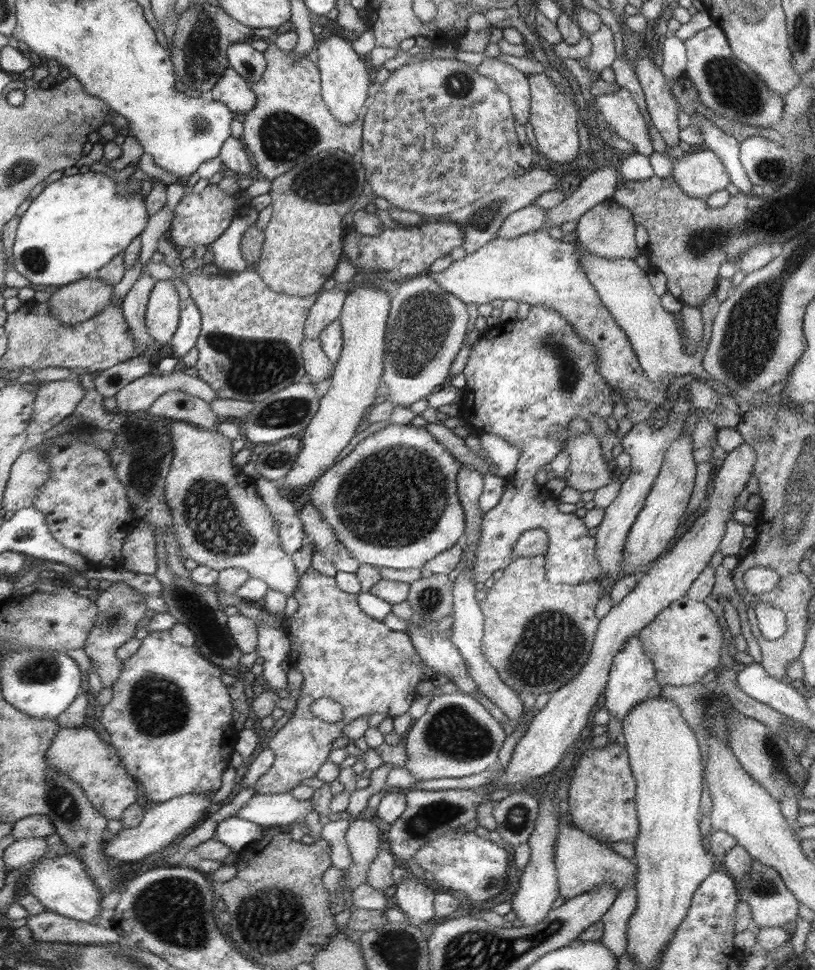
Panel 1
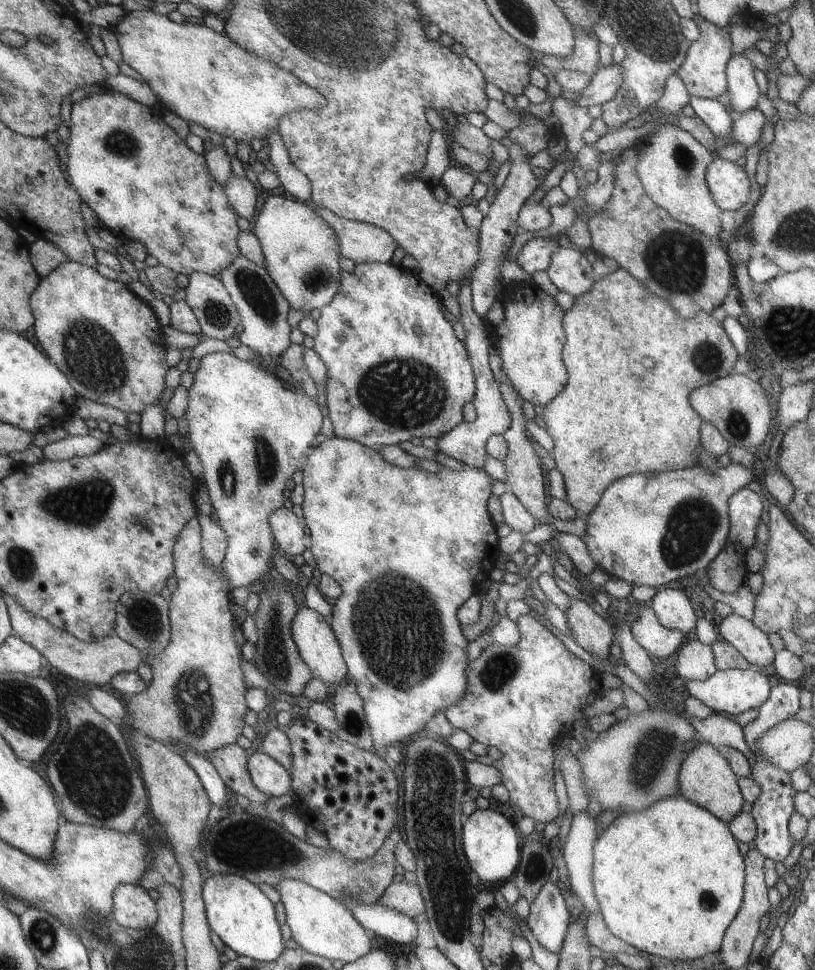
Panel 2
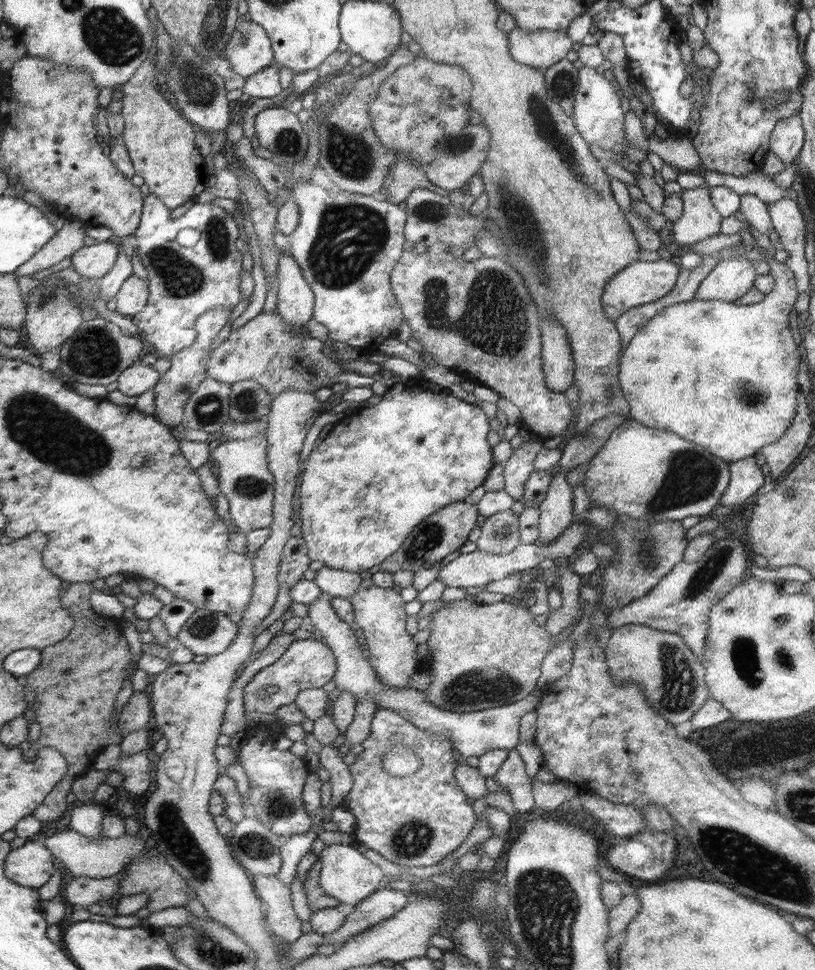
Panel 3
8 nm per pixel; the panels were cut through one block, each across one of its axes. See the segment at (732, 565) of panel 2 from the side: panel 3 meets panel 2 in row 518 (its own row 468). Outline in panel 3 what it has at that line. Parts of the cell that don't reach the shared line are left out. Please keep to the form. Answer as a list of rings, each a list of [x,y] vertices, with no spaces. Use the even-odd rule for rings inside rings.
[[[751,457],[730,464],[730,482],[719,505],[734,510],[764,486],[764,472]]]

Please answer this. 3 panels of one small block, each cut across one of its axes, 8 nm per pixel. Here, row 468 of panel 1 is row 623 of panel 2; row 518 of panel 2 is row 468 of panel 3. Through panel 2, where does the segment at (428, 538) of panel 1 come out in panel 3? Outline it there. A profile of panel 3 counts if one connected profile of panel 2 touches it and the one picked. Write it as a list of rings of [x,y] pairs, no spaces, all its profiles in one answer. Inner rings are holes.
[[[417,378],[402,380],[388,388],[382,397],[374,401],[374,404],[362,406],[350,416],[337,421],[326,439],[322,440],[318,447],[315,446],[299,477],[299,489],[296,494],[300,497],[300,510],[297,520],[302,522],[301,537],[309,548],[310,561],[322,562],[327,568],[360,574],[369,571],[373,566],[383,564],[403,546],[405,540],[421,522],[425,522],[429,516],[436,515],[448,505],[463,502],[464,498],[468,498],[478,486],[485,483],[488,473],[492,470],[492,464],[494,464],[492,448],[486,440],[488,432],[490,432],[490,422],[480,407],[466,404],[461,399],[450,396],[448,390],[444,390],[444,392],[432,390],[430,382],[426,382],[424,378],[422,380]]]

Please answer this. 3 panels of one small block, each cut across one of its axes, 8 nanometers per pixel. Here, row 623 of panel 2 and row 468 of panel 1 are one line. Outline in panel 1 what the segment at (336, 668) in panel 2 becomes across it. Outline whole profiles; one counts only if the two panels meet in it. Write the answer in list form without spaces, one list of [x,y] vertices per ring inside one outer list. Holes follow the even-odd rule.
[[[369,285],[347,287],[348,293],[339,319],[343,327],[343,352],[331,376],[332,383],[320,401],[320,409],[310,425],[300,436],[301,450],[294,467],[286,474],[288,488],[302,487],[316,482],[330,468],[336,457],[354,438],[360,420],[376,400],[376,388],[384,378],[386,370],[386,318],[390,310],[388,292]]]

